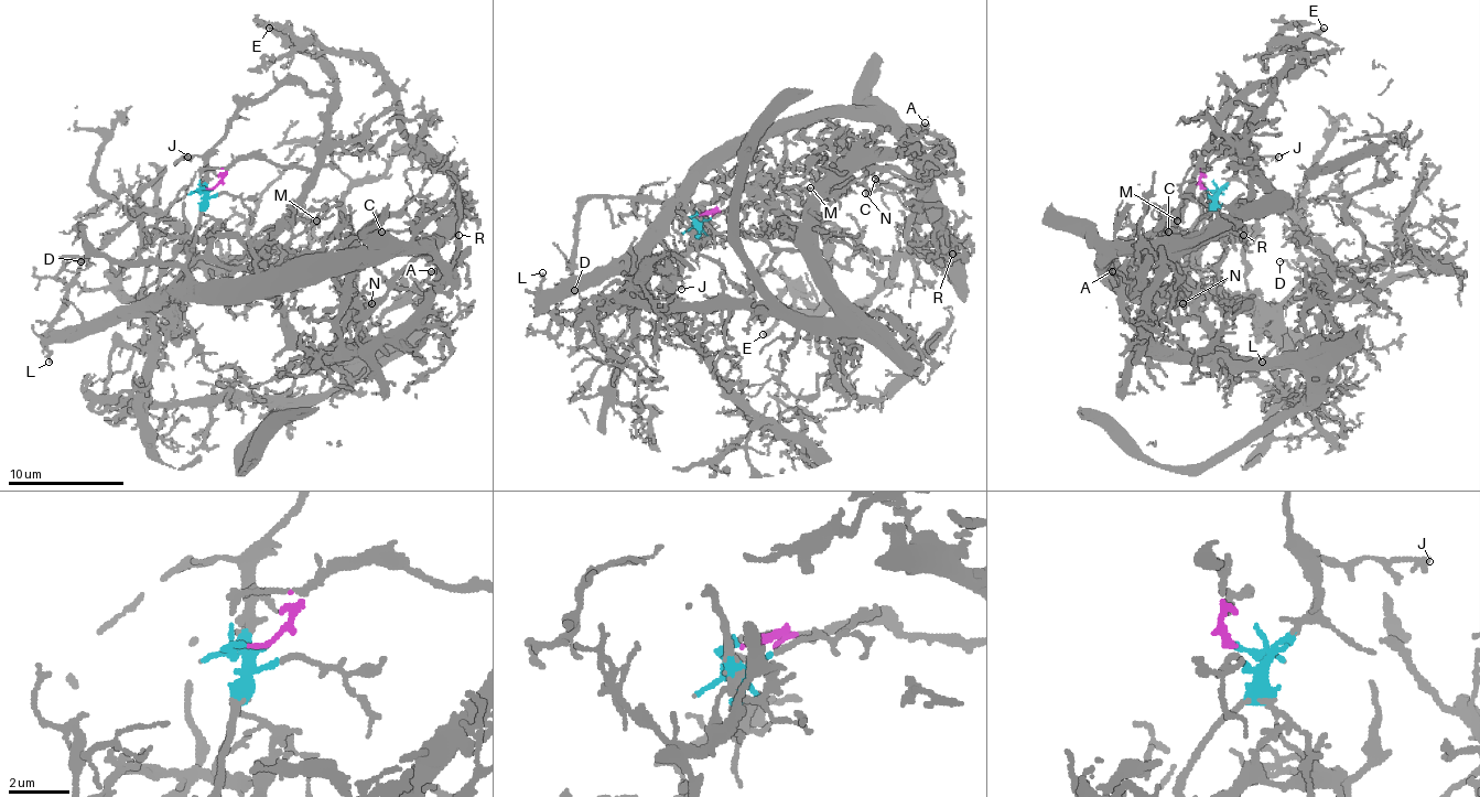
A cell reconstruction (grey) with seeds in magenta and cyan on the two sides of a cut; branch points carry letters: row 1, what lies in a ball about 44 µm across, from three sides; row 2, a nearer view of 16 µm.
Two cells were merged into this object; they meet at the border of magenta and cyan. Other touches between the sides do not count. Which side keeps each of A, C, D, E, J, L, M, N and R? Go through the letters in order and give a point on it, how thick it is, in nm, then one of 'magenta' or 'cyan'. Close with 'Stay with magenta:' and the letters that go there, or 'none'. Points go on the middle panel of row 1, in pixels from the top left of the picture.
A: (925, 122) | 240 nm | cyan
C: (875, 179) | 140 nm | cyan
D: (574, 290) | 100 nm | cyan
E: (763, 334) | 300 nm | magenta
J: (681, 289) | 200 nm | cyan
L: (542, 272) | 190 nm | cyan
M: (810, 187) | 160 nm | magenta
N: (865, 193) | 140 nm | cyan
R: (952, 254) | 220 nm | magenta
Stay with magenta: E, M, R

